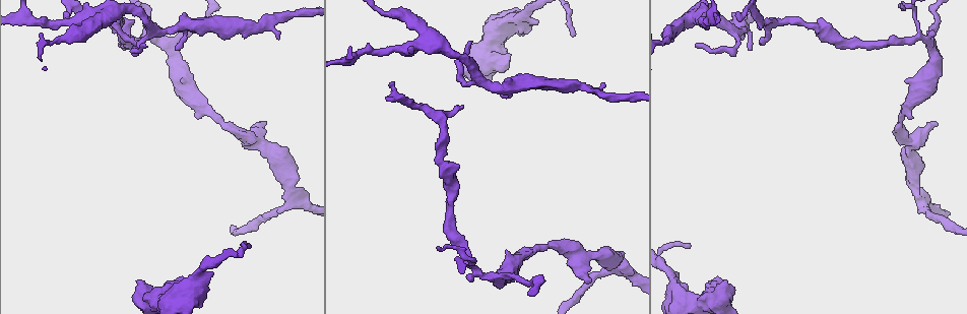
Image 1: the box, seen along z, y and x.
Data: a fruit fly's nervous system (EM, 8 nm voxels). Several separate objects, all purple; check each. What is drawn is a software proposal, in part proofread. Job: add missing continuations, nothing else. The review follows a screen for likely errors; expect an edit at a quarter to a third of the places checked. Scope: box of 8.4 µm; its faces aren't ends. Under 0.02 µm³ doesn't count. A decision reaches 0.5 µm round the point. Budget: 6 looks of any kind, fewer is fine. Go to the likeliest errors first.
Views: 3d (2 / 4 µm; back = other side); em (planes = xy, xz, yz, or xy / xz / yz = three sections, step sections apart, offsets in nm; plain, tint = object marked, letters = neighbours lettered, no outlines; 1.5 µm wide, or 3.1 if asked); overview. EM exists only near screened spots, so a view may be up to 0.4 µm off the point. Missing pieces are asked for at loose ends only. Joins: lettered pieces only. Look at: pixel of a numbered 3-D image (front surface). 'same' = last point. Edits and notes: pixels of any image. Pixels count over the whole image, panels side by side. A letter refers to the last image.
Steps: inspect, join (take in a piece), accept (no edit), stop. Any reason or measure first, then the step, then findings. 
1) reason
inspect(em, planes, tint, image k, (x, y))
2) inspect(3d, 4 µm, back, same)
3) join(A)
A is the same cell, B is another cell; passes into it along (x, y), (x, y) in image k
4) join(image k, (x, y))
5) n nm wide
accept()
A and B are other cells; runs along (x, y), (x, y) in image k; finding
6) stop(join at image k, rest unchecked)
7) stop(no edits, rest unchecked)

free end
inspect(em, planes, letters, image 1, (574, 35))

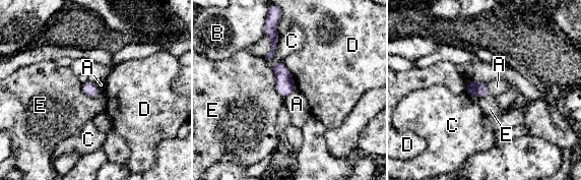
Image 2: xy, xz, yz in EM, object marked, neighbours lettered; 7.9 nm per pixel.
110 nm wide
accept()
A, B, C, D and E are other cells; none of them fits

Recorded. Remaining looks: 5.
branch stops here
inspect(3d, 2 µm, image 1, (931, 124))

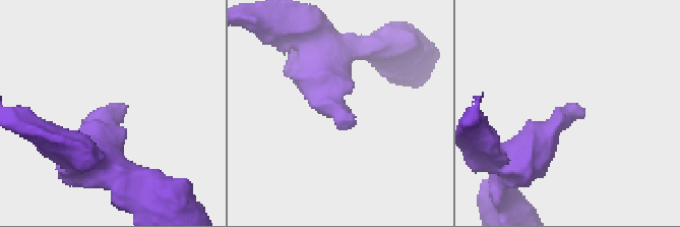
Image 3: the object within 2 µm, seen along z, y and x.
need the tissue
inspect(em, planes, letters, image 3, (125, 109))

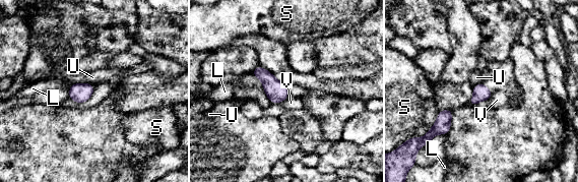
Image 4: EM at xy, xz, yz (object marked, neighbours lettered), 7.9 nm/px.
accept()
L, S, U and V are other cells; border along (71, 84), (90, 83), (93, 86) in image 4; none of them fits

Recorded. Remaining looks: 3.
inspect(3d, 4 µm, image 1, (470, 41))

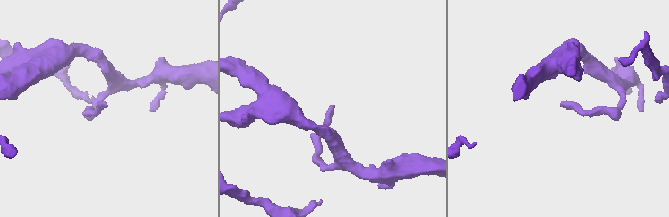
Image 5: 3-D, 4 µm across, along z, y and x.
inspect(em, planes, letters, image 5, (104, 106))

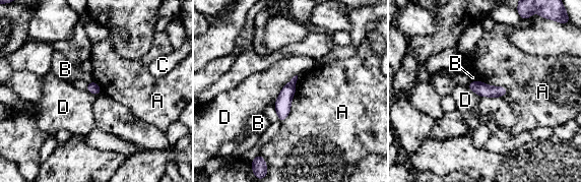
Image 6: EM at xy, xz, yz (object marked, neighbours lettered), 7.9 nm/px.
90 nm wide
accept()
A, B, C and D are other cells; border along (477, 79), (508, 93) in image 6; none of them fits

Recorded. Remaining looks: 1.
stop(no edits, rest unchecked)

